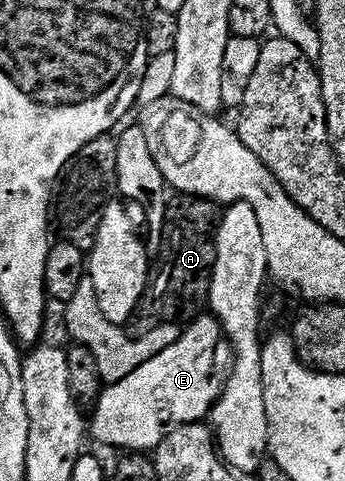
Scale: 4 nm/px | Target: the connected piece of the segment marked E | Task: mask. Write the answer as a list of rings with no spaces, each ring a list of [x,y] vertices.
[[[200,313],[198,316],[192,317],[190,321],[186,323],[183,335],[180,336],[176,342],[168,344],[164,350],[156,349],[152,353],[150,358],[147,358],[143,364],[137,367],[136,370],[131,370],[129,376],[125,376],[120,382],[112,382],[104,385],[97,401],[94,403],[91,418],[89,414],[89,434],[93,436],[99,442],[104,442],[107,446],[125,446],[125,450],[129,452],[151,452],[154,451],[169,433],[169,428],[174,427],[176,424],[186,424],[189,422],[199,422],[200,420],[206,419],[211,413],[211,407],[214,406],[215,401],[219,398],[219,391],[221,389],[220,383],[215,383],[215,349],[219,346],[219,338],[221,342],[221,327],[218,318],[212,316],[210,313]]]

